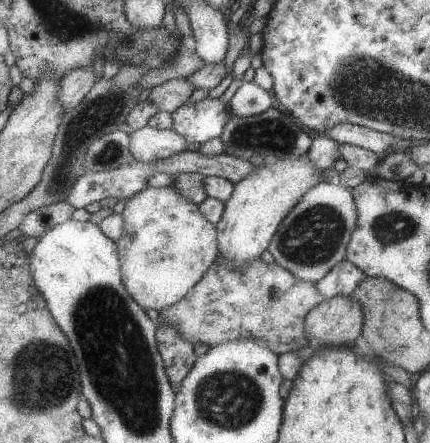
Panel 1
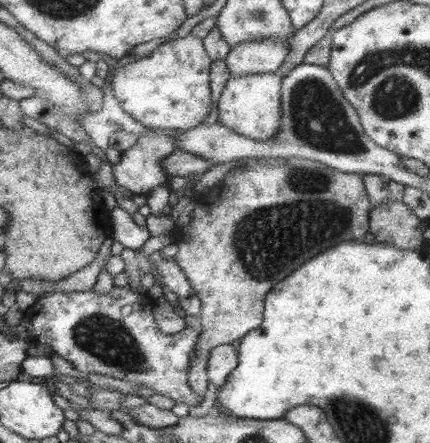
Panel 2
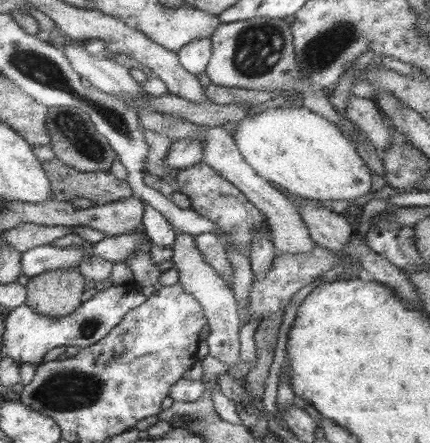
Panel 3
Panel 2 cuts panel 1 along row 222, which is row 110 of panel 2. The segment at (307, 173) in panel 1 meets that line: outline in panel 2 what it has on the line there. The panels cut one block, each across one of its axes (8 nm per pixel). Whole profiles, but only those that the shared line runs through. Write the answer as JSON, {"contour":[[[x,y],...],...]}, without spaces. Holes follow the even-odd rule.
{"contour":[[[251,74],[251,76],[231,76],[219,98],[219,118],[221,124],[233,132],[253,138],[253,140],[273,140],[283,126],[283,76],[277,74]]]}

